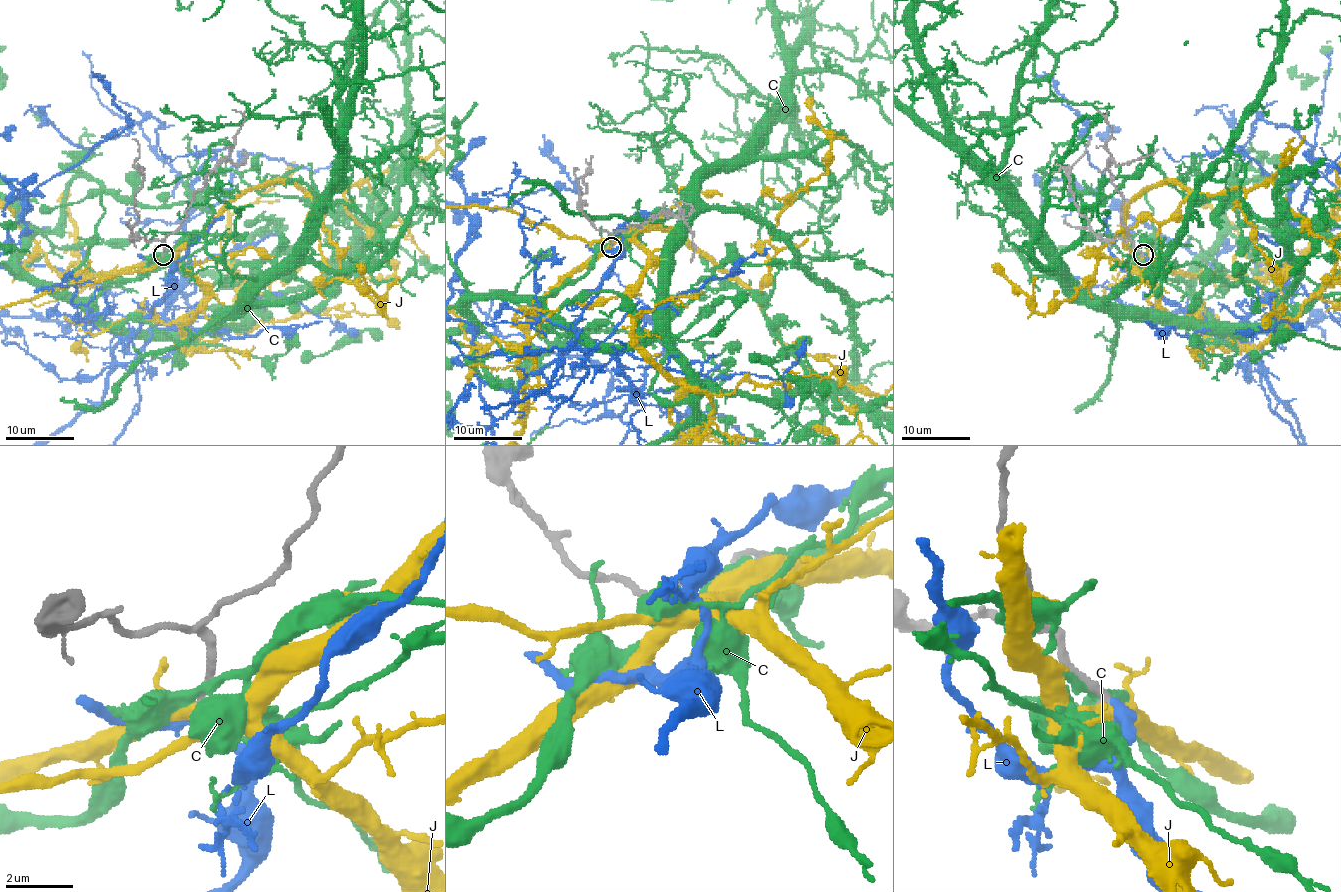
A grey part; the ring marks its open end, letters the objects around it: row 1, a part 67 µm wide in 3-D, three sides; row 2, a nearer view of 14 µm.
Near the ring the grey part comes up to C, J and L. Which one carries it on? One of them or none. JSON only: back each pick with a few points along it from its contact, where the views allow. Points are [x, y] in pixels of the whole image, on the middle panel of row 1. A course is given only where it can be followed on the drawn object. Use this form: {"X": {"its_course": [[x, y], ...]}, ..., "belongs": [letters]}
{"L": {"its_course": [[611, 247], [575, 326], [598, 343], [587, 374], [551, 424]]}, "belongs": ["L"]}

